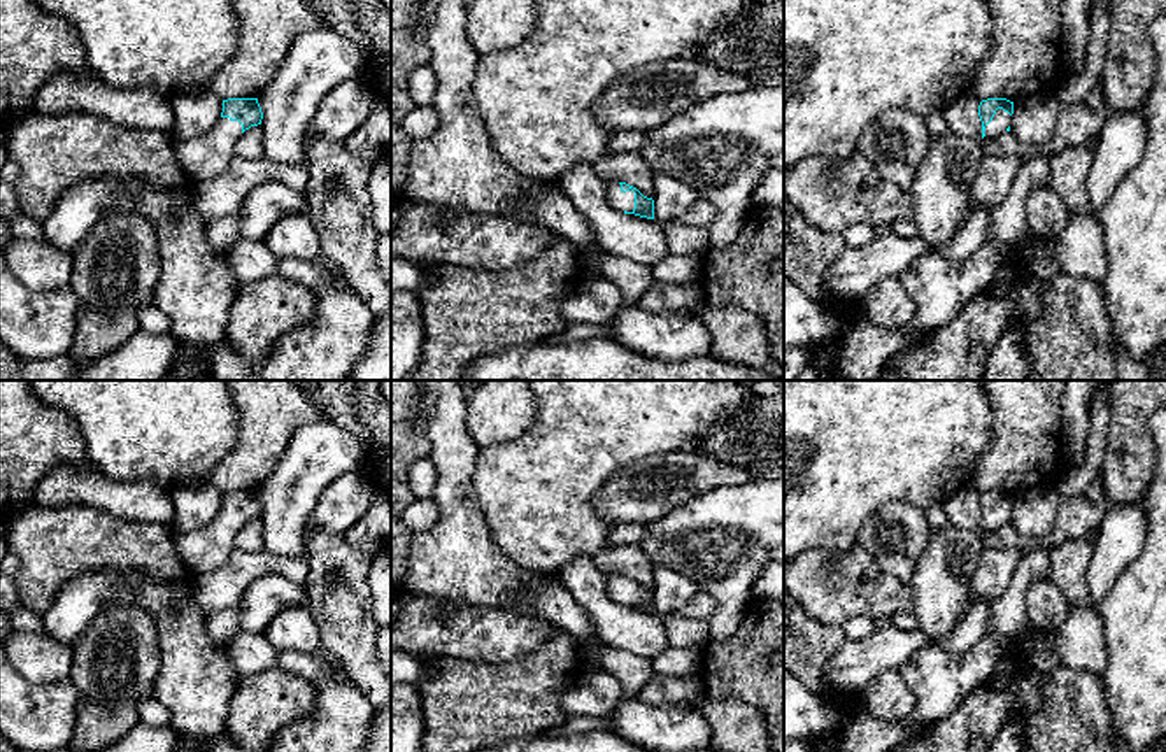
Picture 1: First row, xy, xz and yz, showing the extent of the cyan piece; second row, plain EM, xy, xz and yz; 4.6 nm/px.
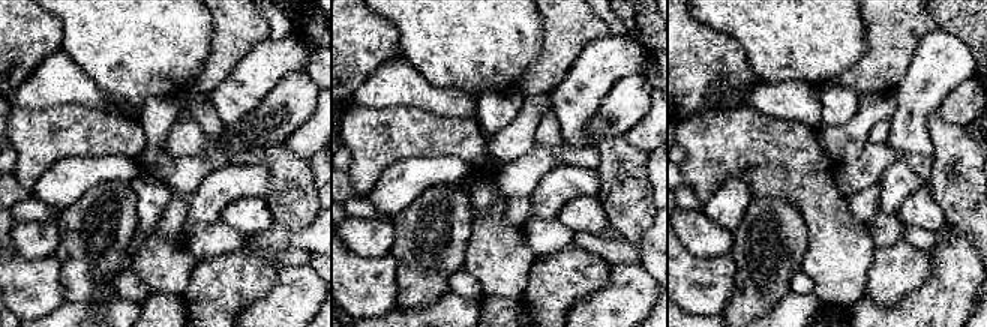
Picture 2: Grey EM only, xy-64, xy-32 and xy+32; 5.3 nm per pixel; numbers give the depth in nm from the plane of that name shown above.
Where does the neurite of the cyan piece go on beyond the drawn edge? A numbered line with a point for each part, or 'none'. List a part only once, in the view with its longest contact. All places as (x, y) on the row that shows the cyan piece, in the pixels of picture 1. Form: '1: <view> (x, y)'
1: xz (616, 198)

